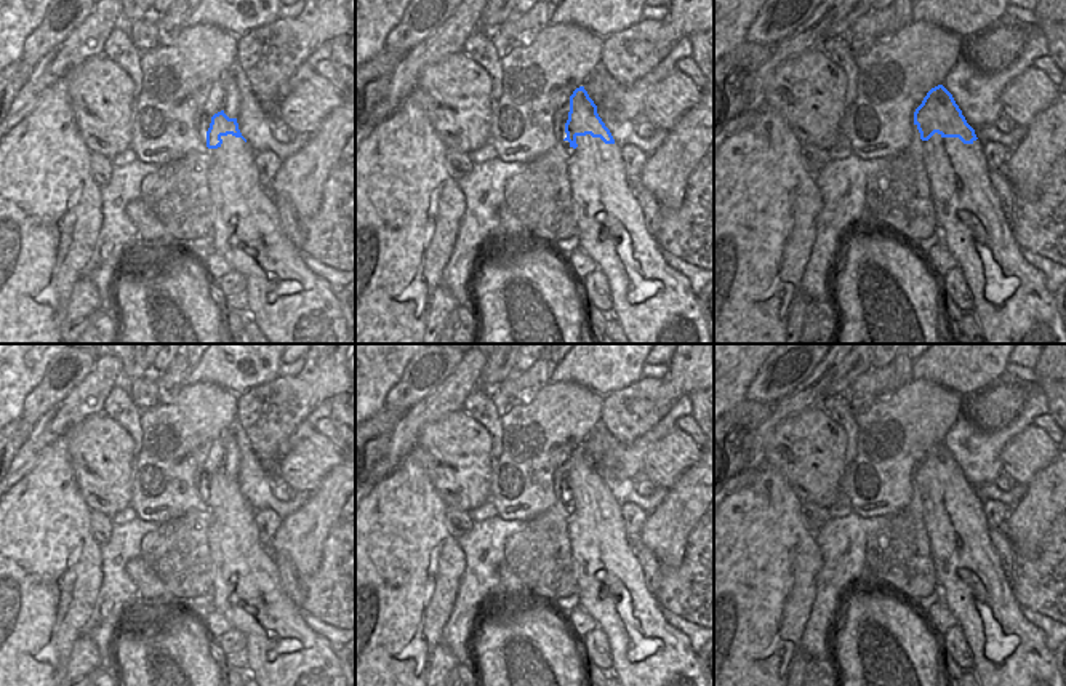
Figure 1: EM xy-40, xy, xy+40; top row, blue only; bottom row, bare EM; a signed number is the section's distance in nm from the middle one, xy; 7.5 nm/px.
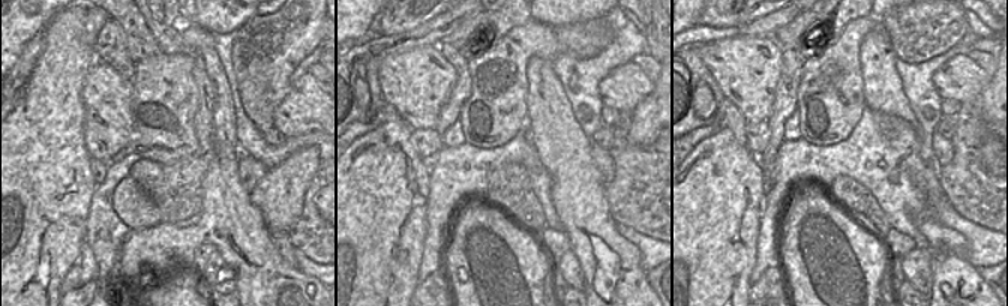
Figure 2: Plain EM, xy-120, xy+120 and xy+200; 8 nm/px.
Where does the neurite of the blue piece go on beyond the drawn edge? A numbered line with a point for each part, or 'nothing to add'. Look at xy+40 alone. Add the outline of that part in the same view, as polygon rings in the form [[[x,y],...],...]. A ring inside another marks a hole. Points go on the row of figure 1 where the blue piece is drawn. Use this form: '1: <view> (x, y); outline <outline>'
1: xy+40 (1010, 301); outline [[[935,133],[924,144],[924,166],[935,206],[936,227],[941,229],[943,243],[956,257],[973,296],[973,315],[986,344],[1066,344],[1066,328],[1056,310],[1053,294],[1045,288],[1045,277],[1021,254],[1012,235],[1012,224],[1005,219],[1000,201],[991,184],[983,142],[978,139],[964,144],[959,138],[943,138]]]

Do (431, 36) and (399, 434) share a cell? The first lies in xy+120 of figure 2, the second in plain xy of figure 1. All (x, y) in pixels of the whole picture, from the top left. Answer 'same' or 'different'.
different

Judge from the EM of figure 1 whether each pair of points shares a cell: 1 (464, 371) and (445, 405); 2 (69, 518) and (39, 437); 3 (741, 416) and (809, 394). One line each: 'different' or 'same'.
1: same
2: different
3: different

